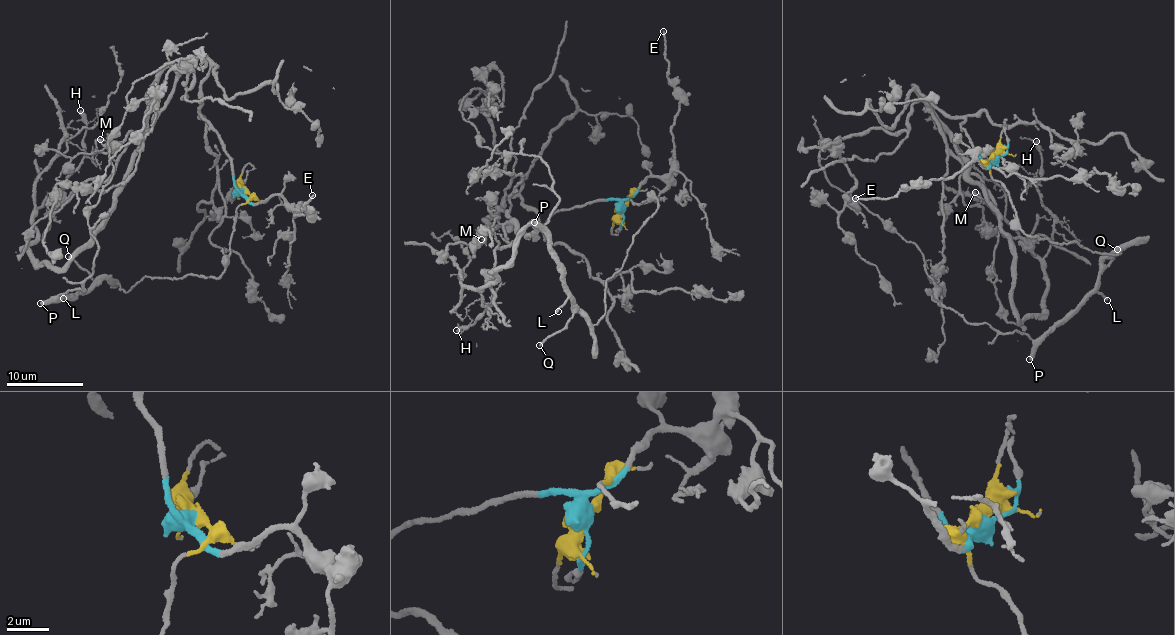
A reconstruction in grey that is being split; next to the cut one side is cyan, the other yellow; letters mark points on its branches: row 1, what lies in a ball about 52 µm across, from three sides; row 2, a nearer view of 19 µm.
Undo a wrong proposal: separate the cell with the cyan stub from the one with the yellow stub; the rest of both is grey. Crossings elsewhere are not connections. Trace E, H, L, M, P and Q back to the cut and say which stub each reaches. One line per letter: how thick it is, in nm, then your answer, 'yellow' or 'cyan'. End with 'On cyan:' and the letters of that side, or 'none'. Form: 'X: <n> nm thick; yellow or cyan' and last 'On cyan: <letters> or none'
E: 200 nm thick; cyan
H: 360 nm thick; cyan
L: 240 nm thick; yellow
M: 120 nm thick; cyan
P: 440 nm thick; yellow
Q: 200 nm thick; yellow
On cyan: E, H, M

